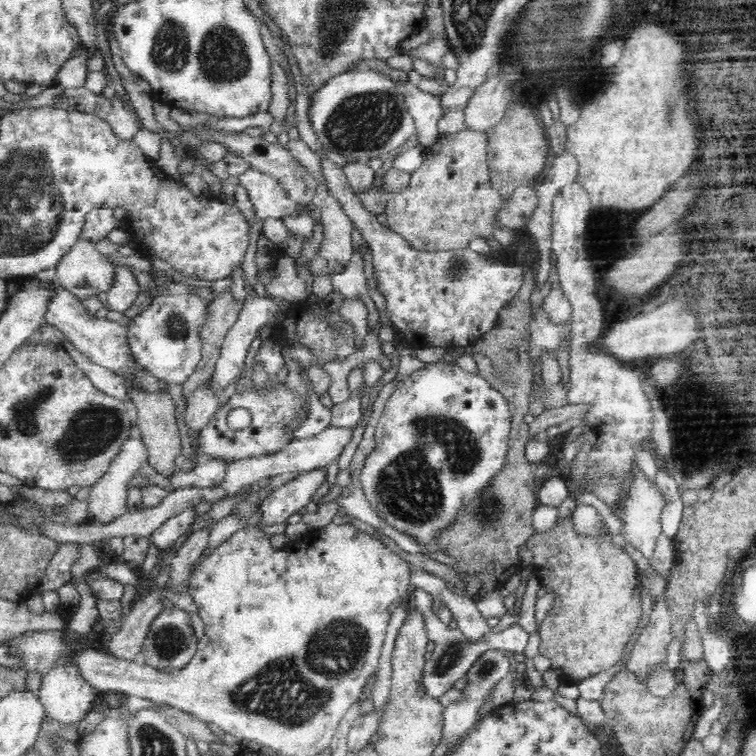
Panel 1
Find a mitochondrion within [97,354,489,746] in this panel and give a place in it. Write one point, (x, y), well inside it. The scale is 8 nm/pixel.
(293, 692)

